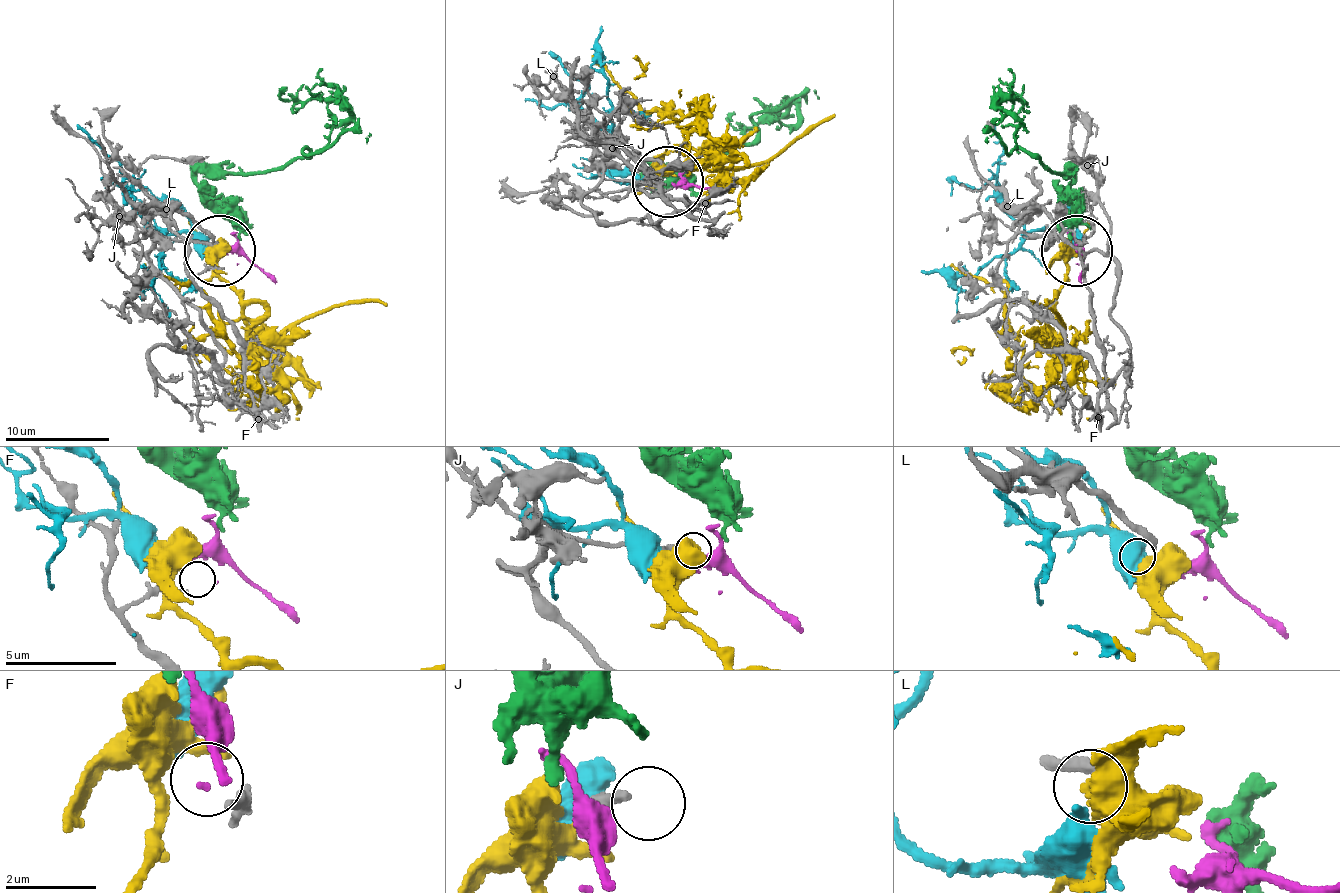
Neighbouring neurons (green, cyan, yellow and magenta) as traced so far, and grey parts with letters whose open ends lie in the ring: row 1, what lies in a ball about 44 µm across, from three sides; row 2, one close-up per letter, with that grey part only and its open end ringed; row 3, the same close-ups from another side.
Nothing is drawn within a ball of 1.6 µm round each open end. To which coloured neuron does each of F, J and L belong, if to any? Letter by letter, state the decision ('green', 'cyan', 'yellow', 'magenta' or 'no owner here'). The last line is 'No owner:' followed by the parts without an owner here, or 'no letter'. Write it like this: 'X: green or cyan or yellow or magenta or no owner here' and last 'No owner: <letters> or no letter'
F: no owner here
J: no owner here
L: yellow
No owner: F, J

